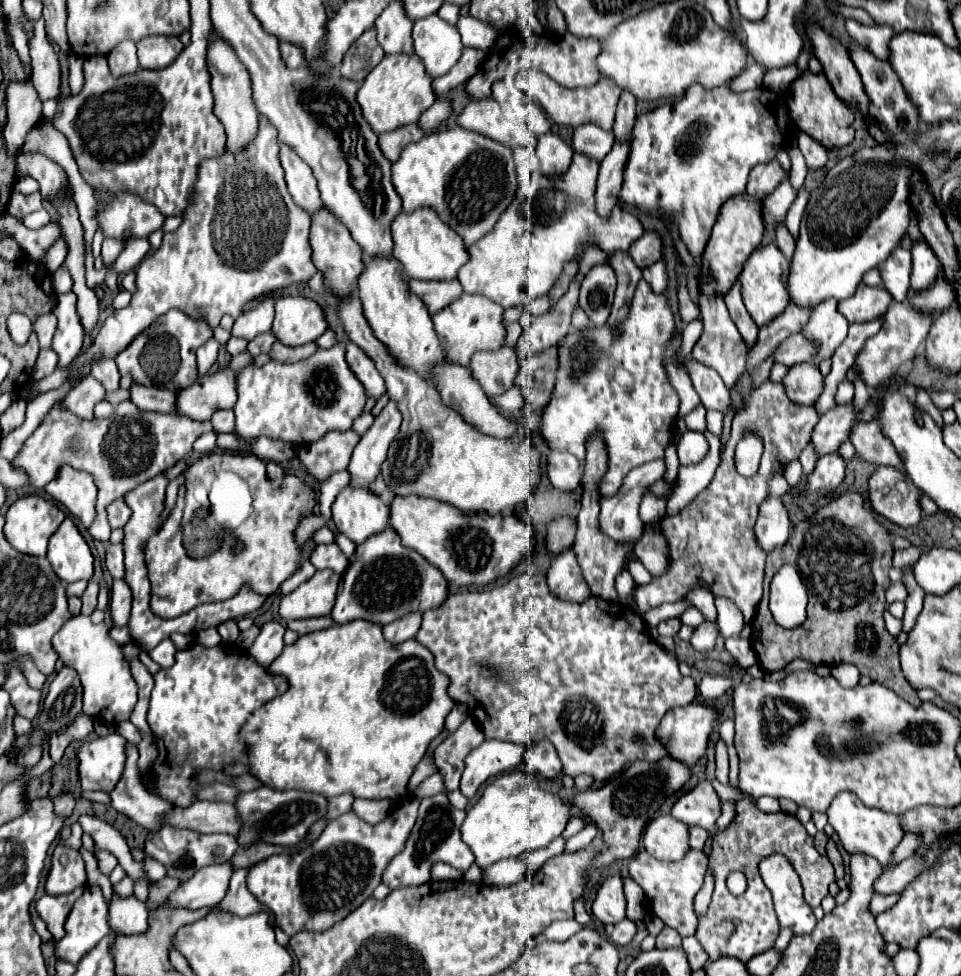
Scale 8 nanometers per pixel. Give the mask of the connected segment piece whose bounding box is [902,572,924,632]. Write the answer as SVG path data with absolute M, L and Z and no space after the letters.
M904 572L902 584L908 590L908 598L906 598L906 612L904 612L904 630L910 632L912 624L916 622L916 616L922 610L922 600L924 600L924 590L916 584L914 576L910 572Z

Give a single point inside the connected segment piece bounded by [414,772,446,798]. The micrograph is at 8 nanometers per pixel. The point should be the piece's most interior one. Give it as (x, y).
(434, 785)

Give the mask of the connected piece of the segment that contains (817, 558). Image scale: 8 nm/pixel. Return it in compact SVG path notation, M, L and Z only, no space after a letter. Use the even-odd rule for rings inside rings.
M844 492L822 506L810 520L800 522L794 528L788 544L776 548L776 552L766 558L764 596L752 620L760 626L760 638L752 642L754 652L758 652L760 666L766 672L774 672L782 670L796 658L804 658L814 664L852 662L860 674L894 690L908 704L918 706L920 698L916 696L916 690L900 672L900 644L886 630L886 626L882 626L882 612L886 608L884 594L890 586L888 570L892 566L892 554L894 550L890 544L890 534L874 520L874 512L856 492ZM780 564L798 566L810 596L808 620L794 630L780 628L768 612L768 584Z

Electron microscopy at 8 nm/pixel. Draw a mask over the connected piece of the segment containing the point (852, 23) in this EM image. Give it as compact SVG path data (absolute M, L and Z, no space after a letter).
M848 18L846 30L856 44L866 46L870 52L874 52L874 56L880 56L880 60L888 58L888 40L894 36L892 28L888 28L888 26L864 26L864 24Z

